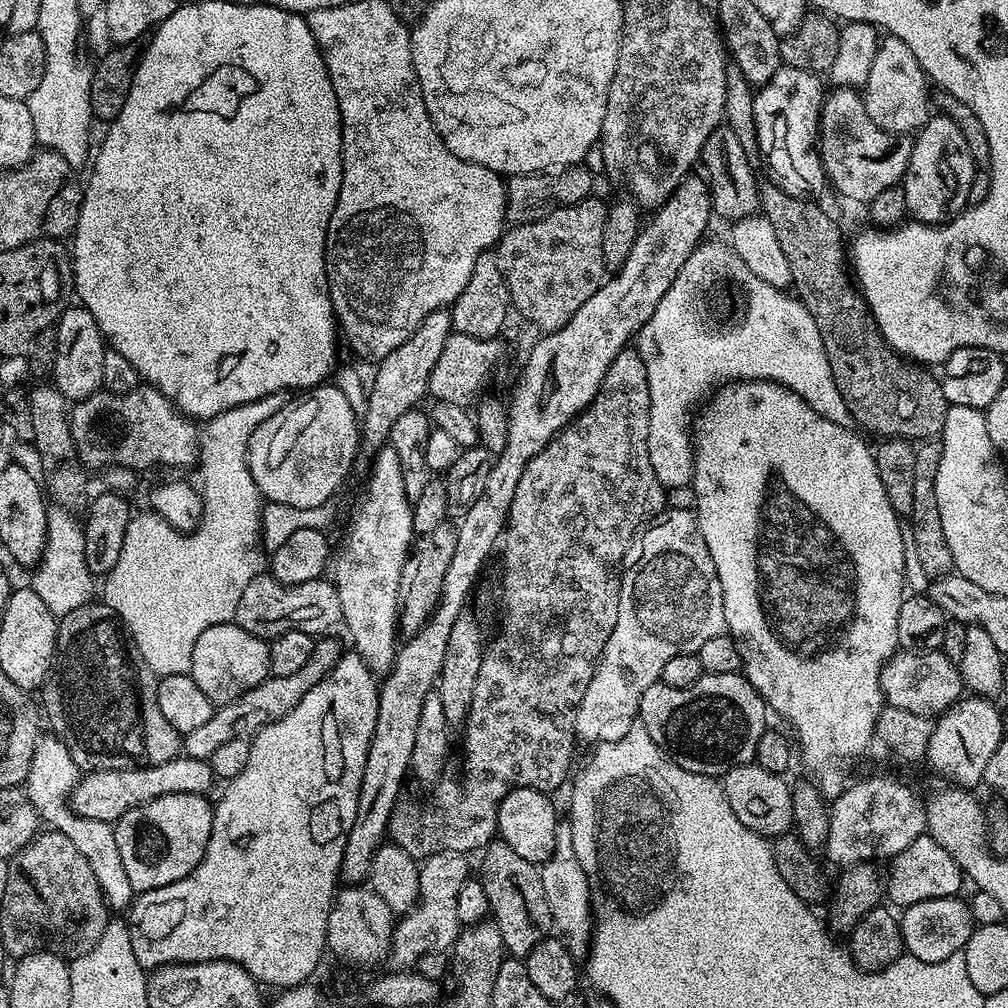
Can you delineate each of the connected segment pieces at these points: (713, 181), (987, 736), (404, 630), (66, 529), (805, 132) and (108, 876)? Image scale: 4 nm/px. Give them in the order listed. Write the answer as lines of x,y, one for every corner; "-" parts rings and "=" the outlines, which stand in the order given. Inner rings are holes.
727,126
715,128
706,138
700,151
699,163
704,164
703,175
708,182
708,193
712,199
712,210
725,222
741,220
747,216
755,216
760,212
760,186
757,169
746,158
746,150
742,150
742,142
738,142
738,134
=
975,694
965,695
940,713
932,725
926,764
934,771
949,776
953,785
975,789
975,784
983,781
986,765
998,748
998,742
1006,735
1004,720
992,704
995,703
991,699
=
448,522
429,532
421,532
415,537
400,579
398,632
401,637
407,638
418,634
418,630
422,630
422,626
426,626
426,622
432,617
432,612
440,601
446,570
454,559
454,550
457,547
458,534
455,527
=
57,507
50,520
44,558
35,565
31,573
30,586
46,602
46,607
57,618
70,614
70,610
78,610
78,606
89,603
93,599
92,583
94,577
86,566
86,550
84,549
84,529
79,519
75,520
69,509
=
782,66
770,78
770,82
759,85
752,97
754,104
754,126
756,137
763,163
768,163
771,179
777,181
784,191
791,196
797,196
803,200
816,198
820,187
825,187
826,177
824,167
820,164
820,153
818,148
818,129
820,126
820,107
824,104
826,88
820,85
821,77
815,72
798,70
=
51,734
41,735
34,750
34,758
30,762
28,777
24,779
23,787
28,794
28,800
39,814
41,821
51,831
66,834
70,842
78,849
78,854
90,862
90,870
94,870
94,878
98,878
98,886
102,890
104,900
113,913
123,913
131,909
134,903
134,893
130,886
130,877
122,866
122,858
118,854
116,829
112,826
101,826
94,818
82,818
73,810
69,797
80,781
81,770
70,758
70,750
57,736

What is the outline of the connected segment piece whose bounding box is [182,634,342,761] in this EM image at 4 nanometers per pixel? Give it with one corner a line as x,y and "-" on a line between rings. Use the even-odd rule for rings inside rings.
328,634
316,640
314,654
310,654
302,670
289,676
268,676
262,683
254,686
253,689
246,690
244,694
234,698
229,704
219,705
203,726
197,726
195,730
183,733
183,755
207,761
214,754
214,750
218,750
218,746
231,740
251,737
258,729
265,728
278,718
290,714
290,710
294,710
294,706
298,706
298,702
306,698
306,693
314,690
314,686
318,686
318,682
322,682
322,678
326,678
328,672
340,660
342,647
340,648
339,642
334,637
335,635

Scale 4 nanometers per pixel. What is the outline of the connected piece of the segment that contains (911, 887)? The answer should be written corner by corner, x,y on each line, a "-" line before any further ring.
927,834
914,838
914,842
910,842
902,854
892,857
887,868
886,896
900,910
912,904
947,901
955,897
959,893
956,891
966,884
966,877
960,871
958,862
954,862
954,858
950,858
950,854
946,854
946,850
942,850
942,846
938,846
938,842
934,842
934,838

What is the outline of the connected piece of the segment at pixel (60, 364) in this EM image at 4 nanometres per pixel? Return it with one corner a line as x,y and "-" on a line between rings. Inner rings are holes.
70,306
54,325
56,334
56,357
51,379
61,394
69,402
84,400
101,391
104,379
102,378
102,358
106,351
106,341
98,330
98,322
94,322
94,314
82,306

